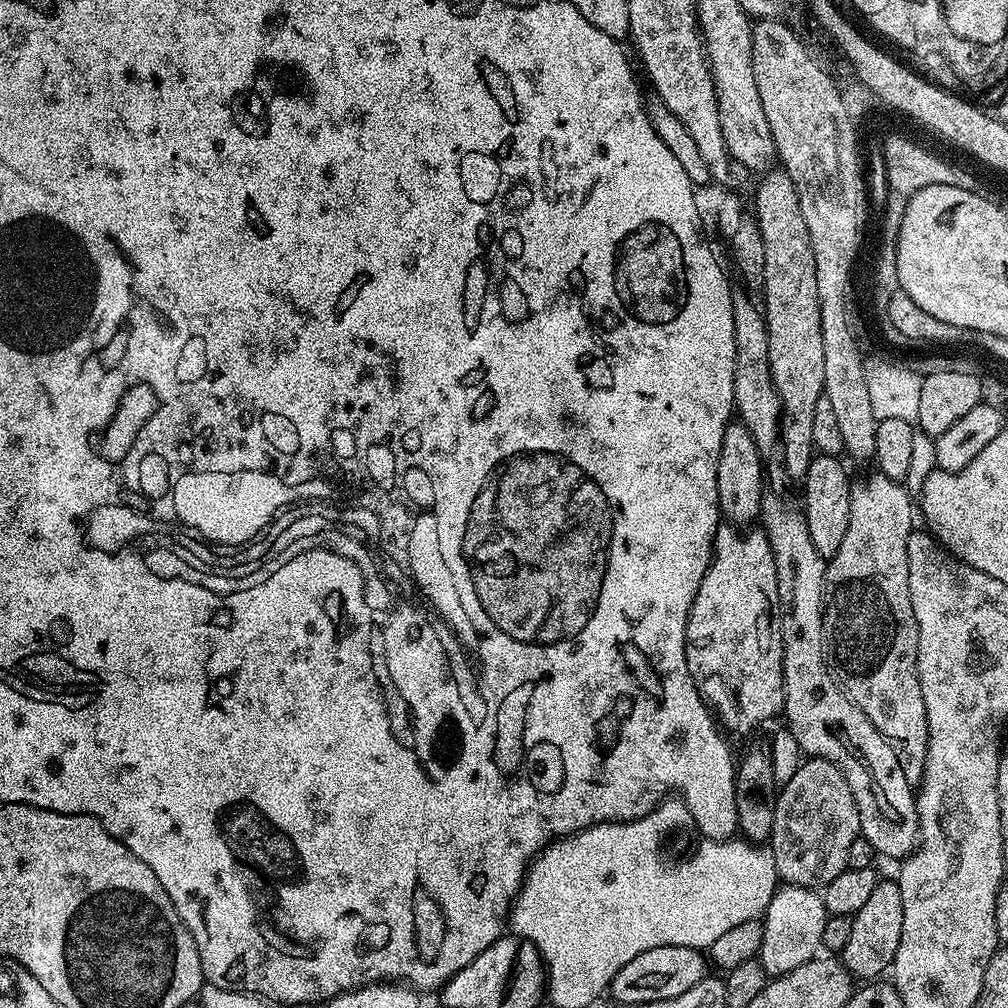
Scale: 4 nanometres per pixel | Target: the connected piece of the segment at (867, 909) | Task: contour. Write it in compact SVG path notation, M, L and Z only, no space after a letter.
M881 879L874 886L870 898L858 910L858 914L852 917L852 929L850 938L846 942L842 953L842 963L846 969L857 981L872 982L891 969L894 958L898 954L898 942L902 942L902 894L900 893L899 883L895 879Z

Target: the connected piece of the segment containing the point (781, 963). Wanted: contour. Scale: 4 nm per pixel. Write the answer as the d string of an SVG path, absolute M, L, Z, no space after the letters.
M795 886L781 887L762 917L764 933L758 959L769 977L785 976L790 970L813 959L819 953L816 951L821 951L822 926L826 926L828 918L824 897L819 891Z

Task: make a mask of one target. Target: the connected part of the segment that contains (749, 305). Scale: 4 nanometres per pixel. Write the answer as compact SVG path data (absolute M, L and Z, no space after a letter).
M737 295L734 306L734 334L736 335L736 373L734 374L734 408L739 423L745 424L762 454L775 453L780 439L780 399L772 385L772 376L768 373L768 331L764 325L764 313L752 300Z

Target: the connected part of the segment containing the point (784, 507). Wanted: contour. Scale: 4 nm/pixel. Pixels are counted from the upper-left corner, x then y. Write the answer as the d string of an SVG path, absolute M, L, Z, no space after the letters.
M765 495L760 507L762 530L768 535L770 550L774 554L774 566L778 574L778 602L780 603L780 637L784 647L784 711L783 719L788 719L786 730L794 734L794 742L798 742L801 753L805 757L818 760L829 760L842 770L846 782L850 786L850 794L854 794L854 802L858 806L860 819L860 835L874 846L881 857L889 856L895 862L903 861L916 851L920 839L918 826L918 810L916 809L916 792L914 785L906 782L906 774L902 774L902 766L898 766L898 758L894 758L894 750L878 734L874 722L858 710L856 703L844 693L840 687L827 659L824 646L824 570L826 557L814 550L814 542L810 542L810 534L806 526L806 518L799 507L792 508L788 500L780 496Z

